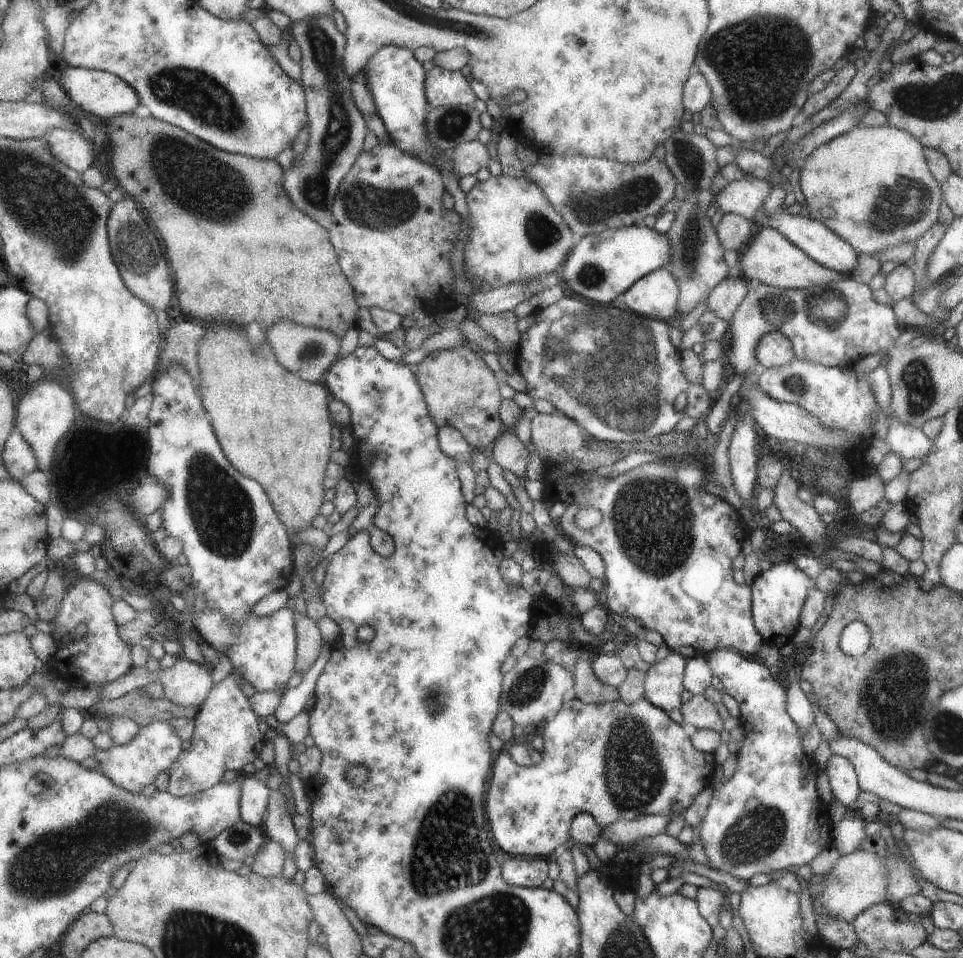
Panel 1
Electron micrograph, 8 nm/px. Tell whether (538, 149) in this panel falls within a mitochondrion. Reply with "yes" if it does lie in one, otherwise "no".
no

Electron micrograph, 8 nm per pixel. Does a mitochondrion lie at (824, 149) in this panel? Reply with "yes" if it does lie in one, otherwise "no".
no

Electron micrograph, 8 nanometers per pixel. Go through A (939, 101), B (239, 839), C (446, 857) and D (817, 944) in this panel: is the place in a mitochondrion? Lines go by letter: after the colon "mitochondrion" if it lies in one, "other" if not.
A: mitochondrion
B: mitochondrion
C: mitochondrion
D: other

